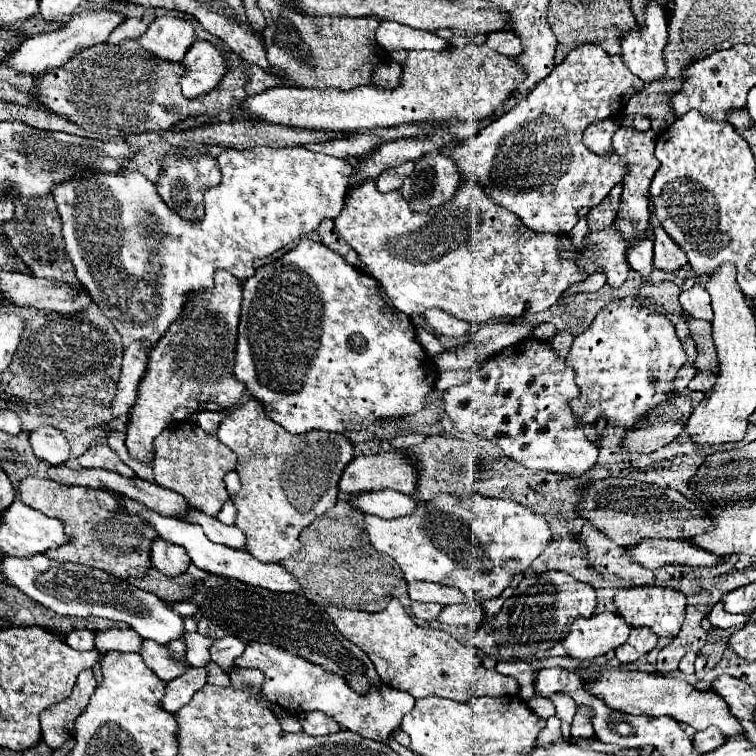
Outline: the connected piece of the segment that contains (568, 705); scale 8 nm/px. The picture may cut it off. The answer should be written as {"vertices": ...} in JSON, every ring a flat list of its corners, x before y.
{"vertices":[[561,691,555,693,555,695,549,695,549,699,553,701,553,705,557,709,557,717,563,721,561,727,563,727,563,737,567,741,567,739,571,739,569,729,571,729,571,721,573,721,573,715,577,711,577,705,575,705,575,701,569,695,563,695]]}

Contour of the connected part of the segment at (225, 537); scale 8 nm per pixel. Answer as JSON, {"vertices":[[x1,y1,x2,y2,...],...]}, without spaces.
{"vertices":[[193,511,189,517,181,517,189,523,197,523,203,527,205,535,213,541,213,543,221,543,221,545,227,545,231,549,243,549,245,547,245,535,243,531,239,531,235,525,223,525,219,519,215,517,209,517,205,513,199,513,199,511]]}

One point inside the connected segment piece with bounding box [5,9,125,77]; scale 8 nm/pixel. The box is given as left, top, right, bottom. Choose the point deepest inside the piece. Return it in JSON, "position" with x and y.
{"position":[34,56]}

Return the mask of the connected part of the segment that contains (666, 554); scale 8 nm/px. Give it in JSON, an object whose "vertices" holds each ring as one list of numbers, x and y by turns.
{"vertices":[[643,539,635,547,625,549,627,555,647,569,679,563,693,567,711,567,717,565,721,557,703,551,701,547,691,545,689,541,671,541,671,539]]}

